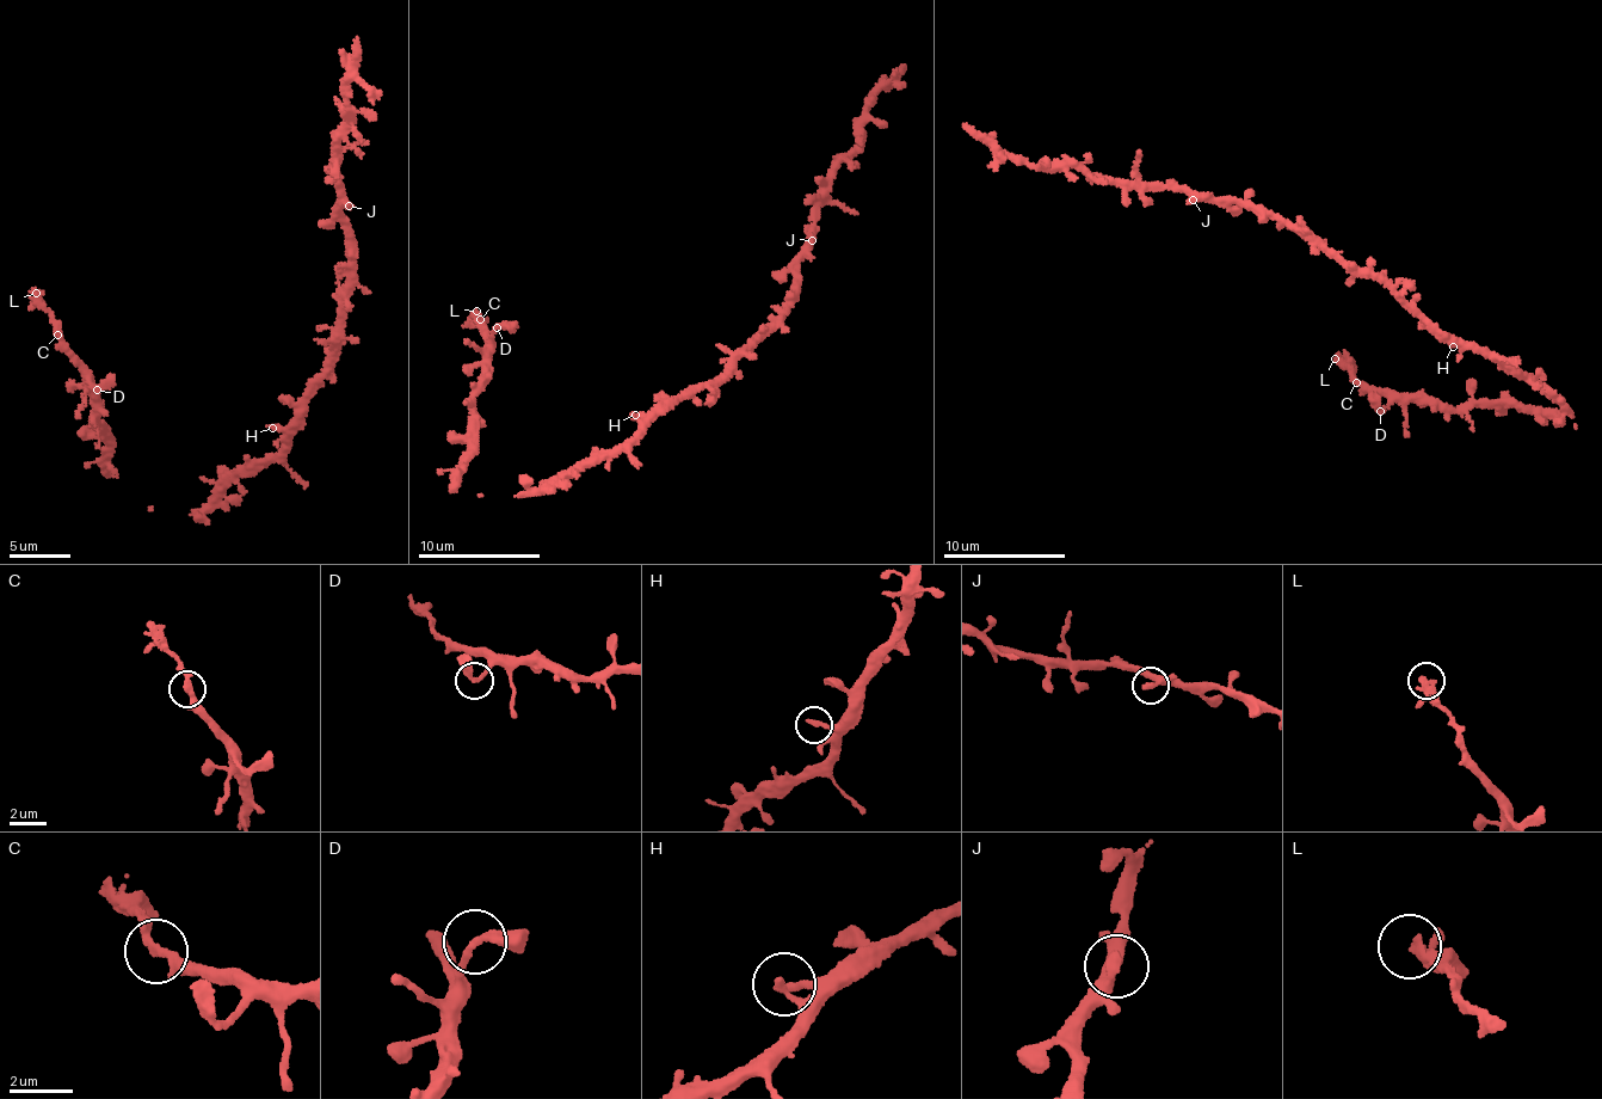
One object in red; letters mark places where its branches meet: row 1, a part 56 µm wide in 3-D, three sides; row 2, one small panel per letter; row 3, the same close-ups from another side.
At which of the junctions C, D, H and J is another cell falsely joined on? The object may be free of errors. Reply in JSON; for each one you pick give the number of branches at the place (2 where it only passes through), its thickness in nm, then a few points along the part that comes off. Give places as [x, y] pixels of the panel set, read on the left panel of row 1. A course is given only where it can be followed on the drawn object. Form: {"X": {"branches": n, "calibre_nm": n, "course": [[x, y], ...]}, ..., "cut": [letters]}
{"C": {"branches": 2, "calibre_nm": 280, "course": [[59, 335], [57, 323], [35, 301], [35, 288]]}, "cut": ["C"]}

